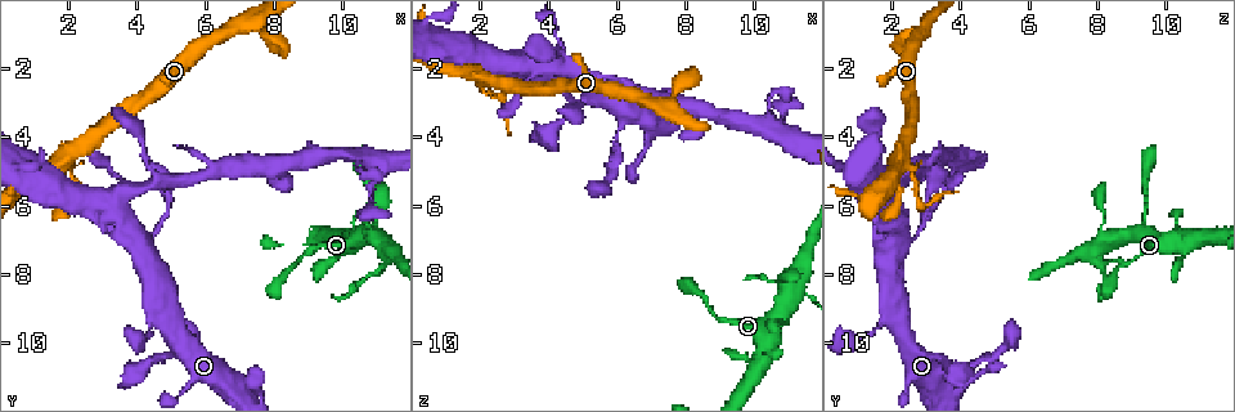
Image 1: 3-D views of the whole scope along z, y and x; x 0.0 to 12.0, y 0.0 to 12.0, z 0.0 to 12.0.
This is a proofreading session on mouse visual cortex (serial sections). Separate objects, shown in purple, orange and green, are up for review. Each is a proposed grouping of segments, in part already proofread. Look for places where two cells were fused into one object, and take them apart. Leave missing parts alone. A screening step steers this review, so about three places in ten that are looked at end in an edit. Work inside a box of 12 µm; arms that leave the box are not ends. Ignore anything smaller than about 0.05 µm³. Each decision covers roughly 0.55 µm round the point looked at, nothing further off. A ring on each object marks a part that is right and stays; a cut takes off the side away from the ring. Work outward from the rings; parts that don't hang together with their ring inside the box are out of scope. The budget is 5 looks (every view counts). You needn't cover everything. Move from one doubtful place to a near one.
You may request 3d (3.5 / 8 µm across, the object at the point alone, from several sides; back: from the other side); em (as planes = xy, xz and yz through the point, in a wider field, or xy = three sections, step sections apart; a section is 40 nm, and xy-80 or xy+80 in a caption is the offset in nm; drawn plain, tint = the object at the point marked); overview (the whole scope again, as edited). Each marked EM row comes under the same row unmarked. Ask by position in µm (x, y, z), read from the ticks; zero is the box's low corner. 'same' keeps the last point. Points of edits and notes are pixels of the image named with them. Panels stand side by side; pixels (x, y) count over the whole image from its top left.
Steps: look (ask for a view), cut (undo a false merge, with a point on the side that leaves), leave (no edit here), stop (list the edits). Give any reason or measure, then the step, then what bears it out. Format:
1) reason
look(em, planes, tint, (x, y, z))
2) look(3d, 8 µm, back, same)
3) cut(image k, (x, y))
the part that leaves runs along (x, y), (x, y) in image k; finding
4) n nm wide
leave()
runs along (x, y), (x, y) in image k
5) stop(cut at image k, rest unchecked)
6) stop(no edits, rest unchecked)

two arms in line, one across
look(3d, 3.5 µm, (11.3, 7.6, 8.2))

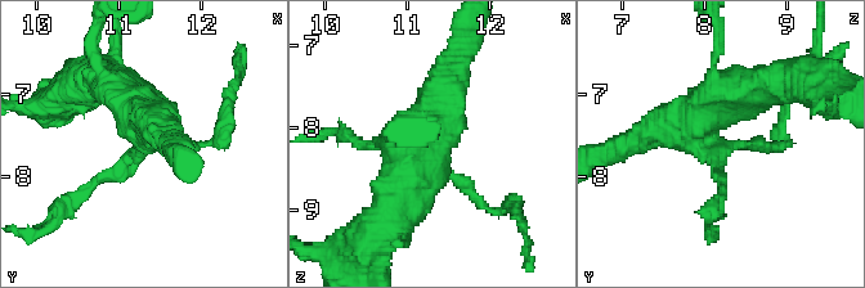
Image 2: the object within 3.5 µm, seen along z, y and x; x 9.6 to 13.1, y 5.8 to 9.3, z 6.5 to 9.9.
shape alone is not enough
look(em, xy, step 1, tint, same)

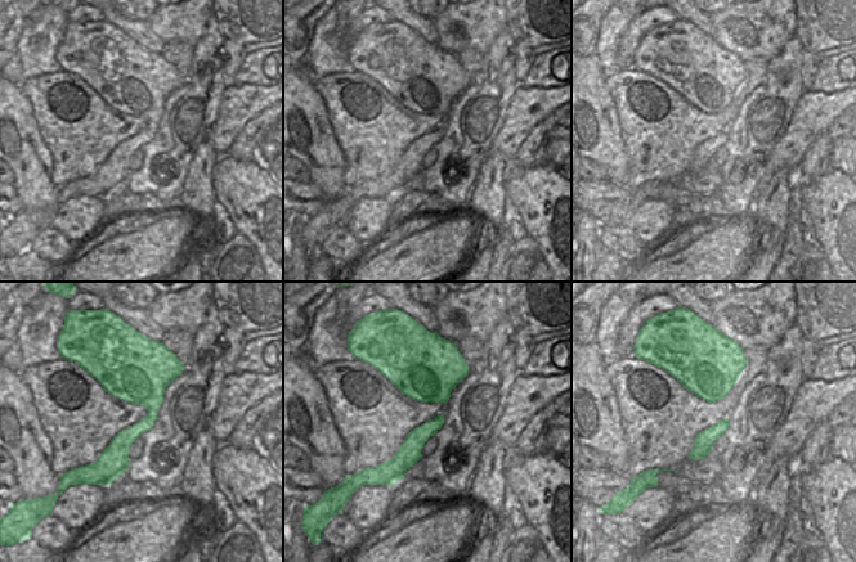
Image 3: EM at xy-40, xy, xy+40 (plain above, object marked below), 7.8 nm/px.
cut(image 2, (101, 178))
the part that leaves runs along (140, 152), (53, 219) in image 2; two cells meet here

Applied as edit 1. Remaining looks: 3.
a narrow waist
look(3d, 3.5 µm, (2.2, 5.3, 2.6))

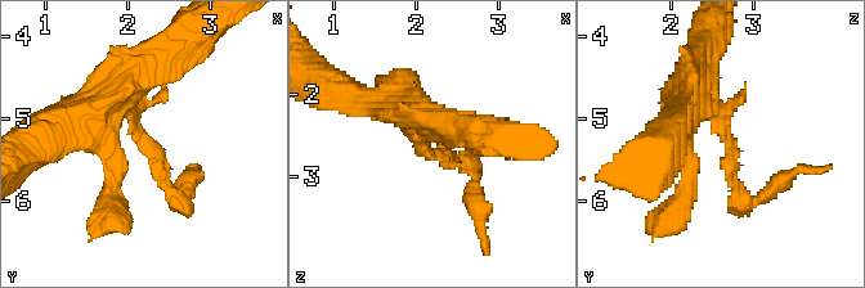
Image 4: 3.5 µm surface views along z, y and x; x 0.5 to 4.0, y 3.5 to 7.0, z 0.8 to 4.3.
cut(image 4, (160, 172))
two cells meet here

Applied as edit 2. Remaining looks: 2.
stop(cut at image 2, cut at image 4, rest unchecked)

